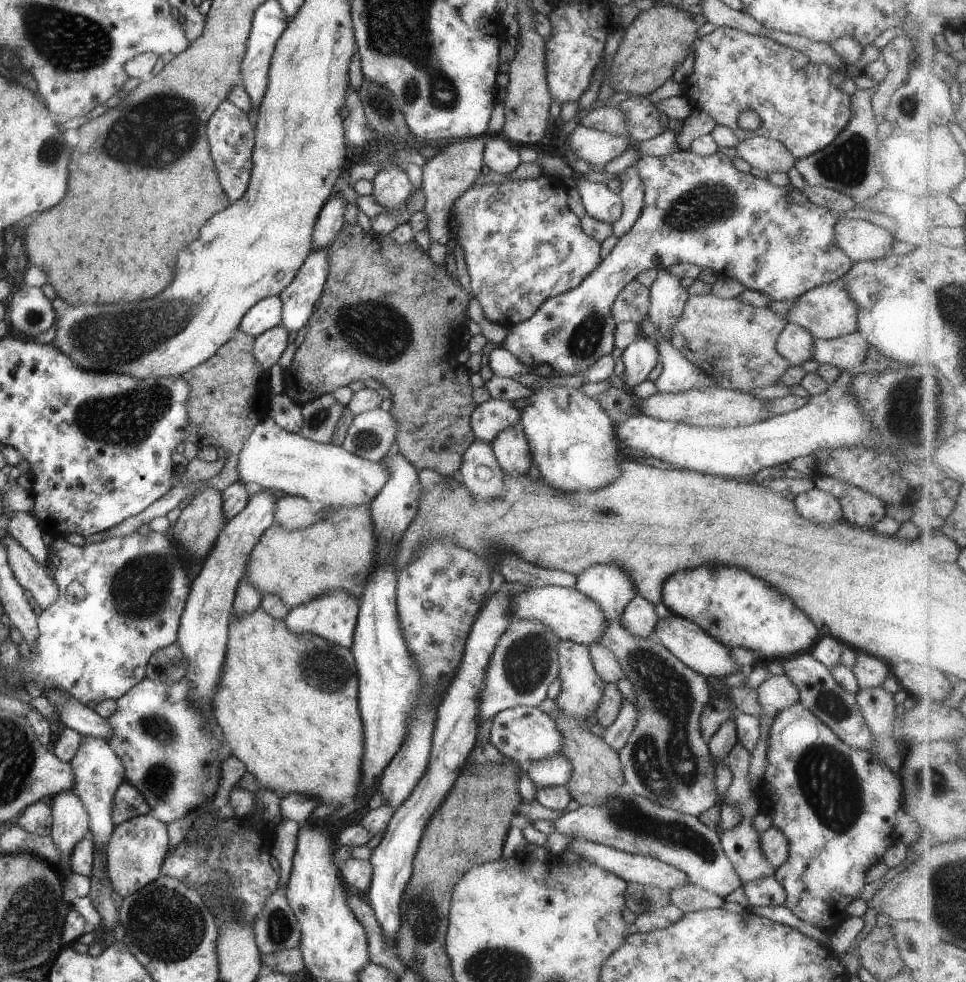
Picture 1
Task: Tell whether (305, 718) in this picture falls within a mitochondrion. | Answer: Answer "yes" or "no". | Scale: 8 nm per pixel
no

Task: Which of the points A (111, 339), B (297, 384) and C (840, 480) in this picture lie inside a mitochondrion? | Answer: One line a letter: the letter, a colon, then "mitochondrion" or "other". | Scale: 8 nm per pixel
A: mitochondrion
B: mitochondrion
C: other

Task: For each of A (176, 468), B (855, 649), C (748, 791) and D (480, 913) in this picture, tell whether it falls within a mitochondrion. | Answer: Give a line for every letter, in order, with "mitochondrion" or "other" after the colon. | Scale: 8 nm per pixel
A: other
B: other
C: other
D: other

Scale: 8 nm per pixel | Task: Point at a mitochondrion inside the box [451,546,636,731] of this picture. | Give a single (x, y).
(527, 662)

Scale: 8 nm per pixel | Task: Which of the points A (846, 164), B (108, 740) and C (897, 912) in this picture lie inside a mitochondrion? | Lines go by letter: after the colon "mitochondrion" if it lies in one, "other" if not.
A: mitochondrion
B: other
C: other

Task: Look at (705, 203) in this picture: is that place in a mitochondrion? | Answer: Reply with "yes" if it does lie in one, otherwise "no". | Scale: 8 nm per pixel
yes

